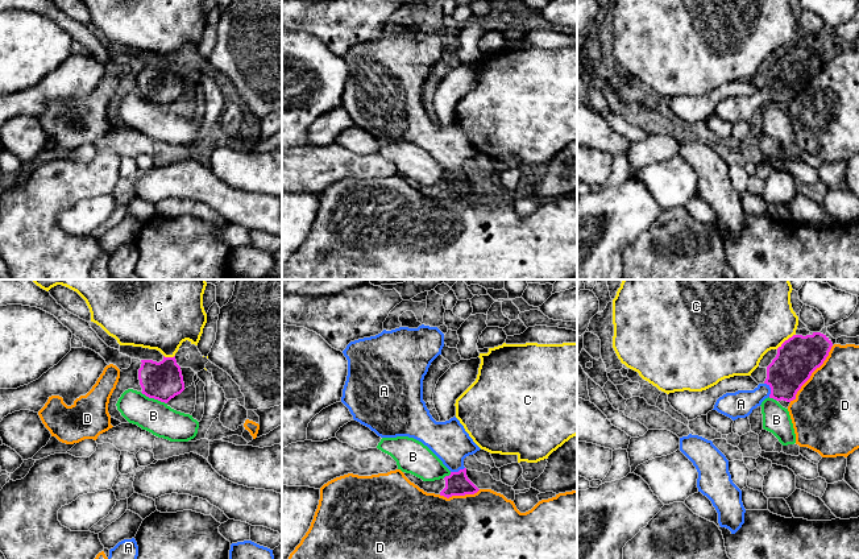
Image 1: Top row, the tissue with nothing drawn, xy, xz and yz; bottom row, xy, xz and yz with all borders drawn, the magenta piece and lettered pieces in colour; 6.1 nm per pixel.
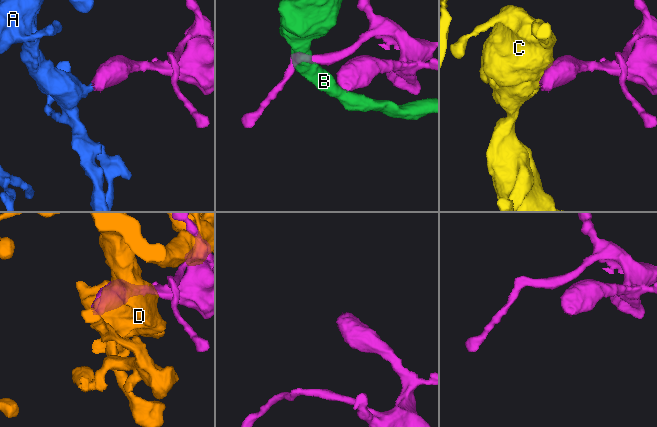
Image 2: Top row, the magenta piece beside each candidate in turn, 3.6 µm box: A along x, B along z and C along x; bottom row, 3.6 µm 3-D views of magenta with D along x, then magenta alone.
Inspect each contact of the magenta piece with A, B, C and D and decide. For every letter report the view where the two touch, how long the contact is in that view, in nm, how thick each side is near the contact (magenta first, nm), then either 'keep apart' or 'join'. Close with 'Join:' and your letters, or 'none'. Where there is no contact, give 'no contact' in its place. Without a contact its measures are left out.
A: meets magenta in yz; contact 90 nm long; 260 nm thick on the magenta side, 160 nm on the other; join
B: meets magenta in xy; contact 180 nm long; 240 nm thick on the magenta side, 200 nm on the other; keep apart
C: meets magenta in yz; contact 150 nm long; 260 nm thick on the magenta side, 480 nm on the other; keep apart
D: meets magenta in yz; contact 440 nm long; 260 nm thick on the magenta side, 400 nm on the other; keep apart
Join: A

